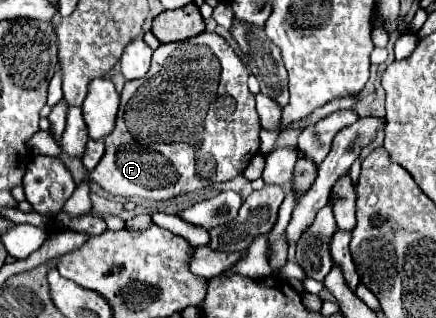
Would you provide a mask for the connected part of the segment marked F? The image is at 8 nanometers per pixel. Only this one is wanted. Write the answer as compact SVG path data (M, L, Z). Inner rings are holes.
M201 32L183 42L161 44L153 52L149 72L139 80L125 82L117 126L105 138L105 156L89 174L89 180L113 196L169 200L243 174L249 160L259 152L261 130L255 96L247 88L247 76L247 66L219 34Z

